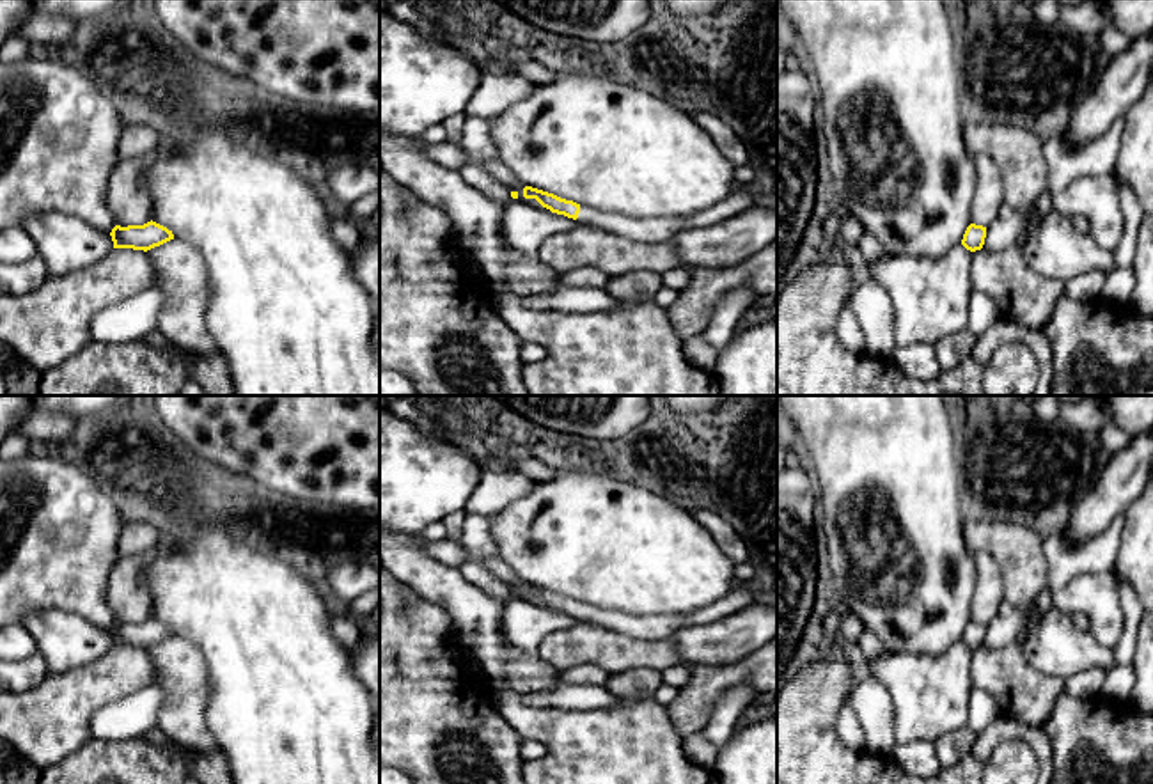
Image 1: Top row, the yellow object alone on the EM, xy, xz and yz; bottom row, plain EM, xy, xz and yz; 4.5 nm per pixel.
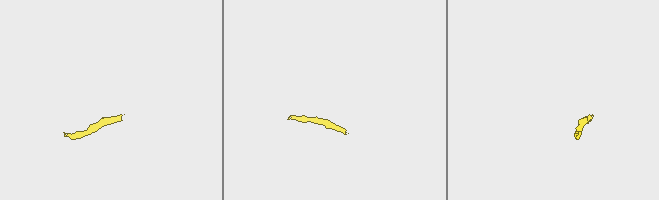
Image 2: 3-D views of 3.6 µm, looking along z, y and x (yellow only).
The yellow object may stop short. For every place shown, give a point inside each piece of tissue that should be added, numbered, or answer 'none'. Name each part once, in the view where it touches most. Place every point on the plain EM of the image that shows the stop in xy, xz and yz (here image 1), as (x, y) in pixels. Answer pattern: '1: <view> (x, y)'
1: xz (655, 627)

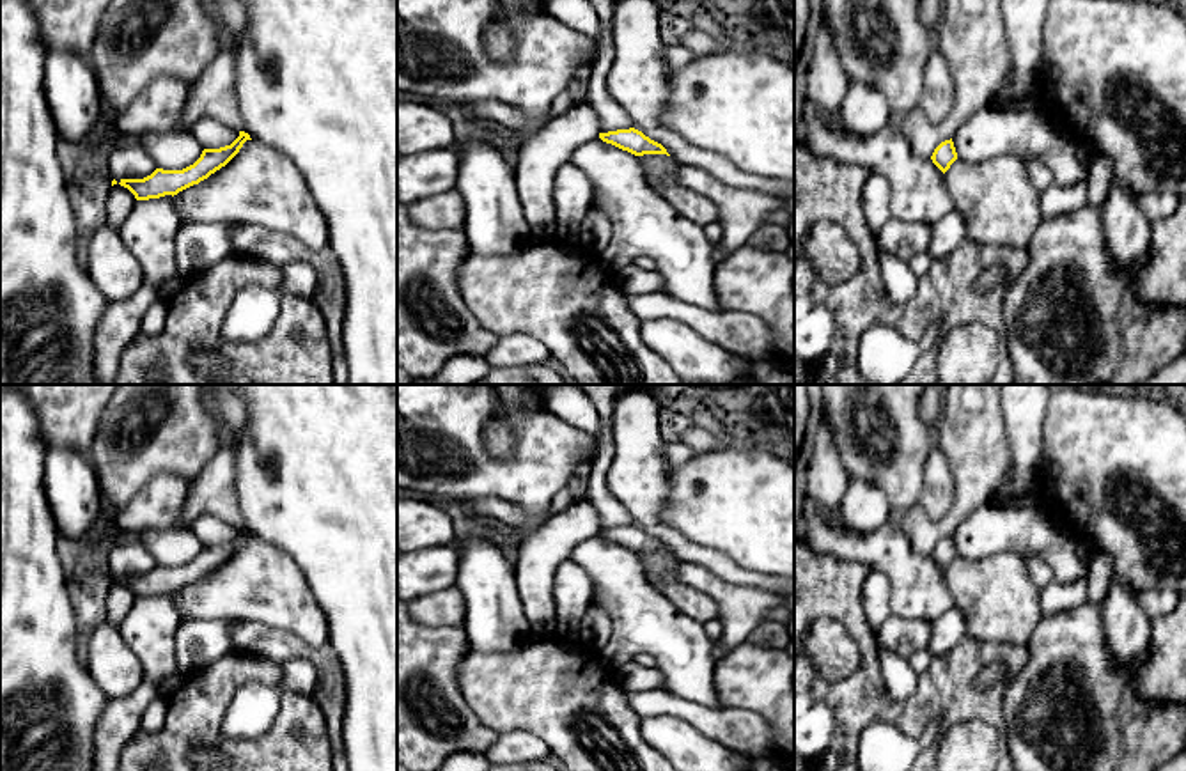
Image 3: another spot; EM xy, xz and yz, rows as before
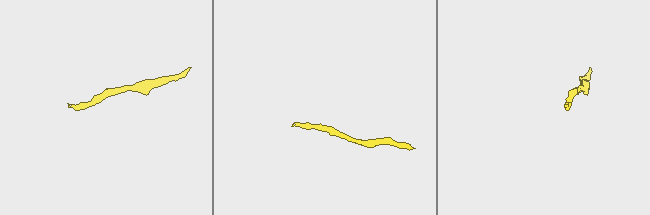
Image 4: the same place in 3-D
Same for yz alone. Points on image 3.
none

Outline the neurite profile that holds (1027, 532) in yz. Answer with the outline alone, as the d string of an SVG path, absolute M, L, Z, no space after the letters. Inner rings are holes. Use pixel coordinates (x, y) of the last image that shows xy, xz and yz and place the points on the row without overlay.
M984 505L964 518L952 533L957 557L977 560L1014 553L1039 557L1053 569L1055 581L1087 578L1088 562L1076 551L1076 539L1044 509Z

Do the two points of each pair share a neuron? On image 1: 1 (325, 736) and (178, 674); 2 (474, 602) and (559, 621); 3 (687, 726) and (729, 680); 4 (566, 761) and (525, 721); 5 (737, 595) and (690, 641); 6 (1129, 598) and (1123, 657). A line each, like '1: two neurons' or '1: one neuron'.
1: two neurons
2: two neurons
3: one neuron
4: one neuron
5: two neurons
6: one neuron

